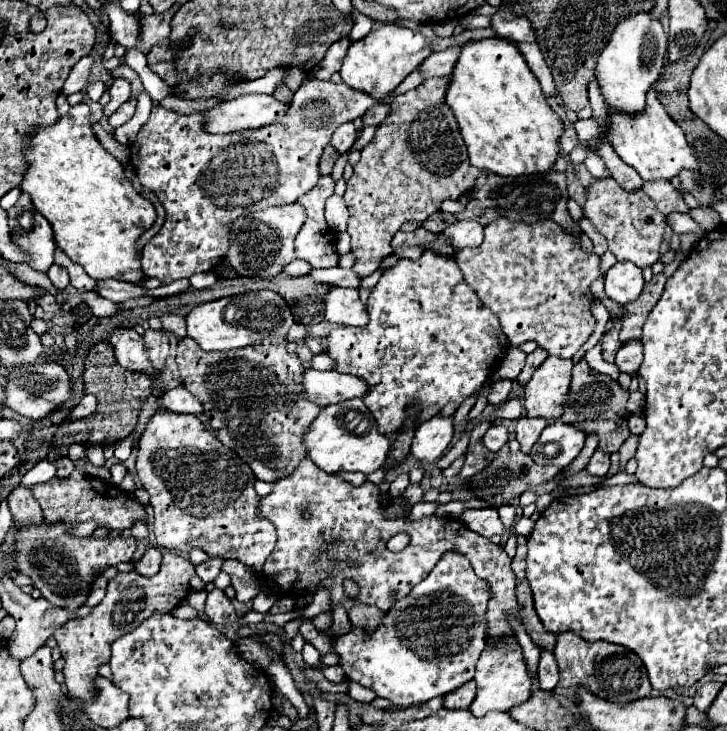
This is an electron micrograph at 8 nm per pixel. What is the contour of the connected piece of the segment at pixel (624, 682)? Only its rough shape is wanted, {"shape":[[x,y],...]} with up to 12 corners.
{"shape":[[556,636],[562,694],[578,684],[612,702],[652,692],[634,652]]}

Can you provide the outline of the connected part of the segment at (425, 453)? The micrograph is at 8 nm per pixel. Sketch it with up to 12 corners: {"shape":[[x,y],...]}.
{"shape":[[434,416],[416,428],[410,454],[436,462],[452,442],[452,418]]}

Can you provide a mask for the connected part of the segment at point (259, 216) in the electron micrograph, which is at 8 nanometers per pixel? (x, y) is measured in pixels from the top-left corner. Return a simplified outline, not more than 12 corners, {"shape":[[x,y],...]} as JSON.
{"shape":[[298,202],[238,218],[228,264],[272,278],[294,260]]}

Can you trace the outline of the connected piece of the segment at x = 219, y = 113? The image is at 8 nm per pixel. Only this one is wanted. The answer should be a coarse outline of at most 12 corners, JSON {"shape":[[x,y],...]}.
{"shape":[[244,94],[208,110],[220,134],[274,124],[288,106],[274,94]]}

